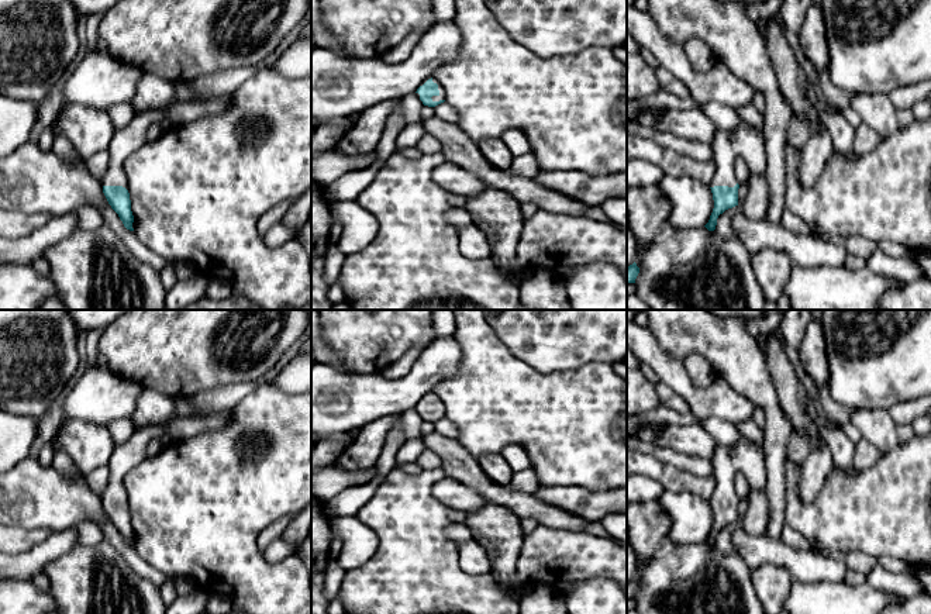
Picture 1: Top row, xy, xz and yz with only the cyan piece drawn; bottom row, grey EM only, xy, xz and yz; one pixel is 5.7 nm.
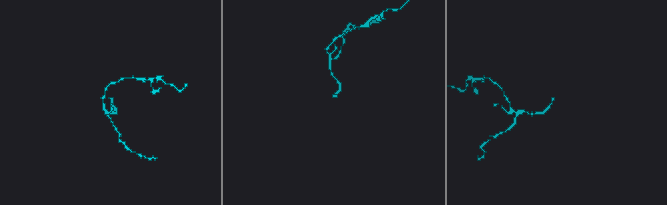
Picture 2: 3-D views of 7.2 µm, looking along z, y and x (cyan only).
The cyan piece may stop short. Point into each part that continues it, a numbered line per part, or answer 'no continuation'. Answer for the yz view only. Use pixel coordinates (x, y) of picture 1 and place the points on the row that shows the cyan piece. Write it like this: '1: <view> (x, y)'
1: yz (745, 141)

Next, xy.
1: xy (126, 141)

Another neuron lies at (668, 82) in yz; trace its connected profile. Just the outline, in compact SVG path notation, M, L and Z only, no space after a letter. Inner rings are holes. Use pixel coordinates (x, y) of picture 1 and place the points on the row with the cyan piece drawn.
M661 66L654 72L661 86L661 90L670 93L679 99L690 97L687 86L683 82L680 82L677 77L675 77L670 72L668 72L665 68Z

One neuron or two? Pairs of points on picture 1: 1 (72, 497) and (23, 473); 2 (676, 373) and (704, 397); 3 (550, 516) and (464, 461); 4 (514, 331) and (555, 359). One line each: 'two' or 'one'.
1: one
2: one
3: one
4: one

